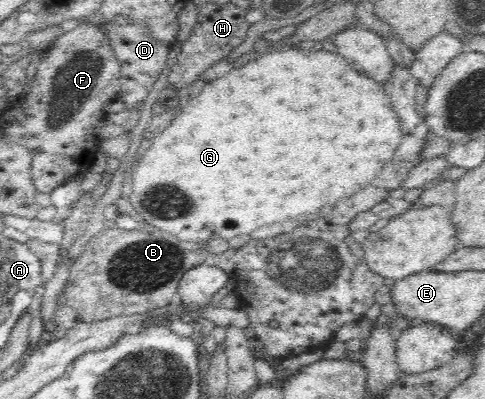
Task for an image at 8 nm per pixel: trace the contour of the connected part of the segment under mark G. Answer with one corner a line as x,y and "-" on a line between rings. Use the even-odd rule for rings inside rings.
295,47
259,55
258,58
243,66
233,67
227,75
205,84
199,95
189,98
183,104
185,111
179,111
161,135
156,134
146,140
136,166
131,169
133,183
127,196
135,207
135,211
139,213
141,224
151,225
160,231
171,233
182,241
207,243
216,238
231,239
237,235
249,235
263,225
284,223
285,219
295,220
301,215
311,215
325,205
336,205
374,181
382,173
386,163
391,161
391,157
395,155
401,143
403,137
401,125
399,125
397,113
391,107
391,97
387,95
387,91
381,87
381,84
373,81
363,72
359,73
359,70
349,67
347,63
348,61
336,51
311,51
-
321,73
325,73
325,77
321,77
319,81
303,81
303,79
311,79
311,75
321,75

